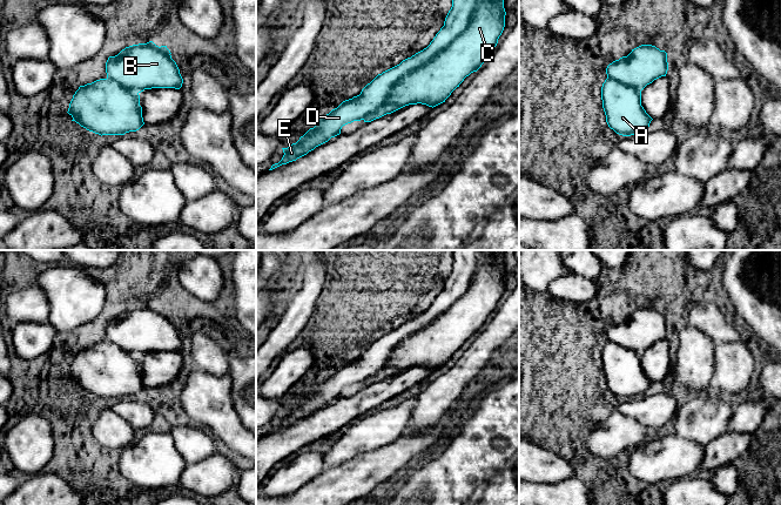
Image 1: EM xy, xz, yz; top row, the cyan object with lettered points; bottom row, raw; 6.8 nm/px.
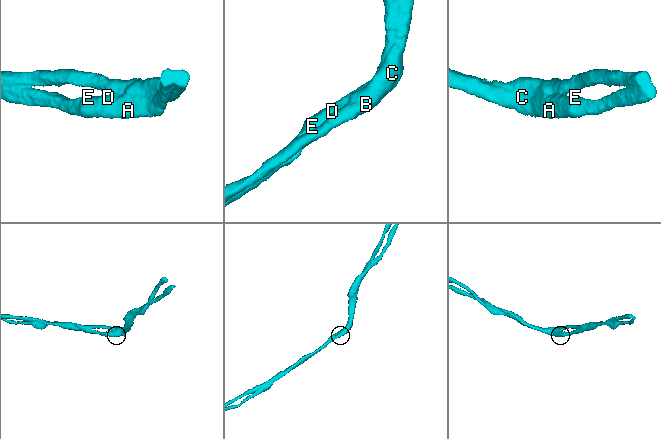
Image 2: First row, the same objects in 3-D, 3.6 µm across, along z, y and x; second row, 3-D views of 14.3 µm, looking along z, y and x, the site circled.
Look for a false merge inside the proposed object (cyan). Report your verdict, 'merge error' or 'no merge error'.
merge error

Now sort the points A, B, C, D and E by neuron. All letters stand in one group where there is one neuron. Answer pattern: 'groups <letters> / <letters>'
groups A D E / B C

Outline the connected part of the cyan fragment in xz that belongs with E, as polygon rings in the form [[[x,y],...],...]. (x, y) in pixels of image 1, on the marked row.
[[[452,0],[452,7],[445,18],[444,26],[426,48],[378,74],[362,89],[359,95],[343,101],[329,114],[317,119],[316,126],[301,136],[296,143],[282,148],[284,153],[282,160],[272,164],[269,170],[296,161],[331,137],[339,135],[343,126],[364,120],[368,114],[379,109],[388,100],[393,86],[406,73],[429,61],[467,28],[476,4],[477,0]]]

